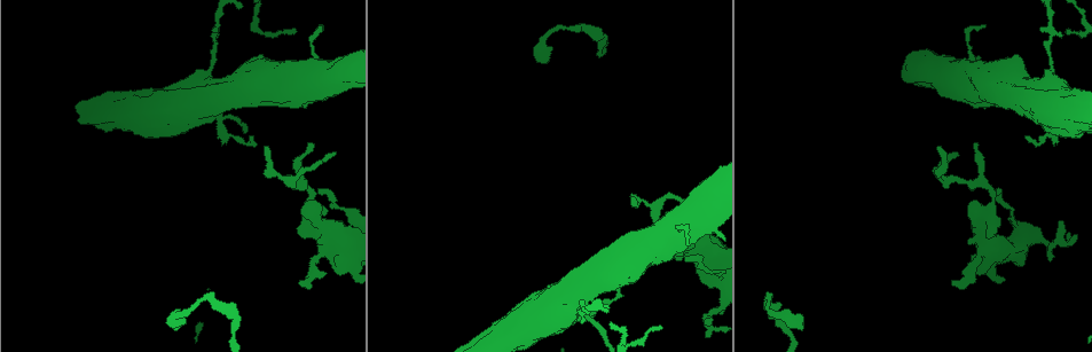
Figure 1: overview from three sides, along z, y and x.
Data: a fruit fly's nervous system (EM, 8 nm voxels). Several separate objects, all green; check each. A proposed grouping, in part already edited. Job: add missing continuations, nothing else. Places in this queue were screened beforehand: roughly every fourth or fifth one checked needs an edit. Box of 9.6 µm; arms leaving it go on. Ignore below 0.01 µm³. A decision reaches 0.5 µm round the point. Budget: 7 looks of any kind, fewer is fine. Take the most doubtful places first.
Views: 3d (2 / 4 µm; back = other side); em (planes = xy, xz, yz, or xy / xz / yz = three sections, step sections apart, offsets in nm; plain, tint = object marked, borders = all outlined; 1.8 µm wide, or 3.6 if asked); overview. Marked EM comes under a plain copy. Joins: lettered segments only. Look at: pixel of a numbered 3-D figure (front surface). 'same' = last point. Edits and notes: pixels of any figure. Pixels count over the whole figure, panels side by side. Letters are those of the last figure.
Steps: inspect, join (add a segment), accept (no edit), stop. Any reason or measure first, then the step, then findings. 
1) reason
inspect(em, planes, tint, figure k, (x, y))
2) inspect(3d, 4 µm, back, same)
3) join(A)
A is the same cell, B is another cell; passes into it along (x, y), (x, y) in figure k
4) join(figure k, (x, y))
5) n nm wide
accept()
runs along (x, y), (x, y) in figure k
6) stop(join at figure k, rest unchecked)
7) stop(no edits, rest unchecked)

an open end
inspect(3d, 4 µm, figure 1, (937, 147))

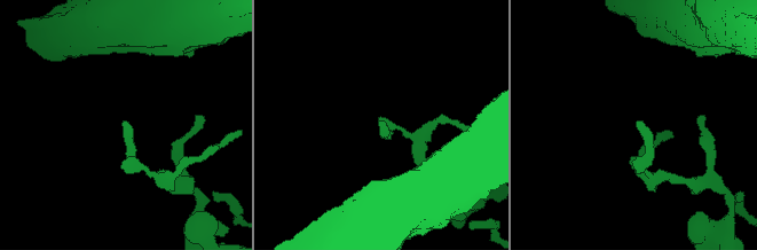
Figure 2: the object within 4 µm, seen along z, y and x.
inspect(em, yz, step 4, borders, figure 2, (380, 122))

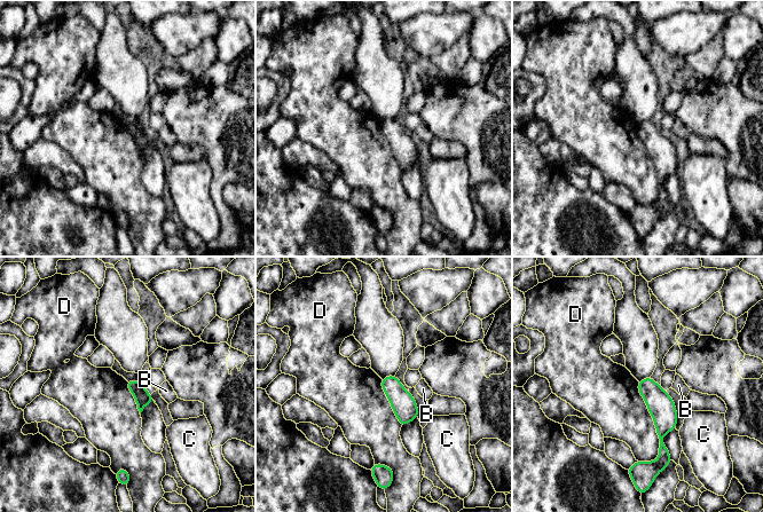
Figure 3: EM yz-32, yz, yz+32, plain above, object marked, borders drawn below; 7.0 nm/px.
accept()
B, C and D are other cells; border along (637, 381), (658, 436), (655, 462) in figure 3; none of them fits

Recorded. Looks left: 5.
thick turns thin
inspect(em, xz, step 16, tint, figure 1, (176, 318))

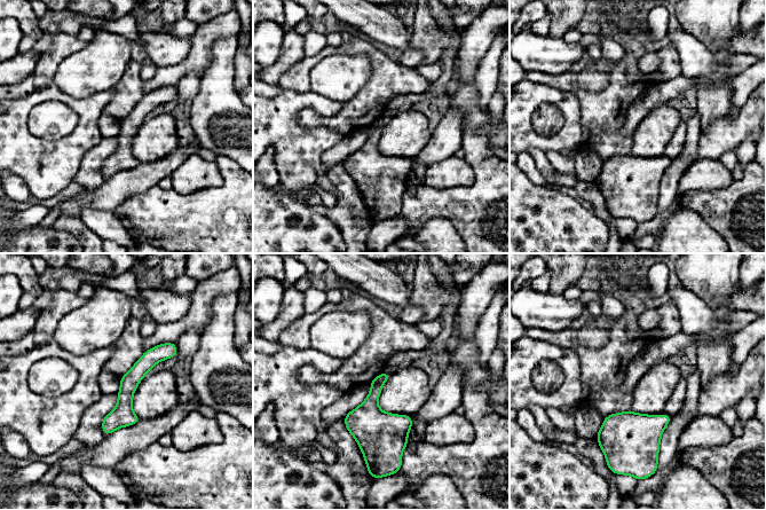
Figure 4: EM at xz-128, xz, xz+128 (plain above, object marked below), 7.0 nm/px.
inspect(em, xz, step 16, borders, same)

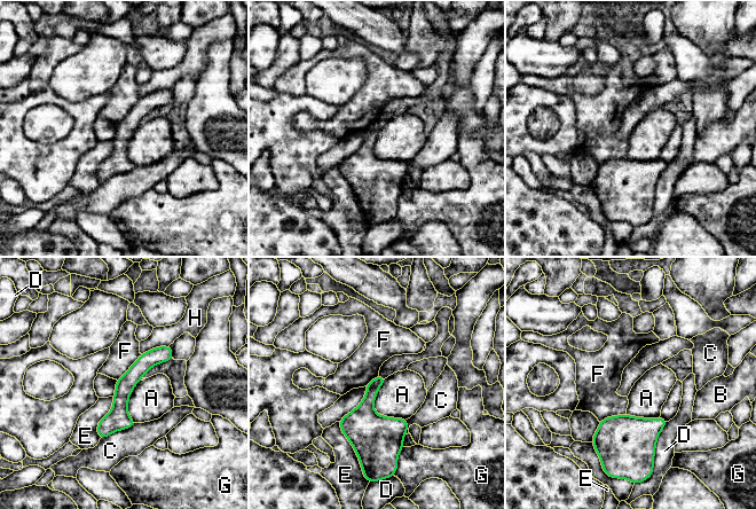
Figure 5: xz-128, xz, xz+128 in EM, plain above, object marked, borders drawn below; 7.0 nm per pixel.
A touches over 320 nm
accept()
A, B, C, D, E, F, G and H are other cells; runs along (168, 350), (126, 383), (102, 435) in figure 5; no lettered segment goes on from it

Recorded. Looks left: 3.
thin end
inspect(em, xz, step 8, borders, figure 1, (985, 27))

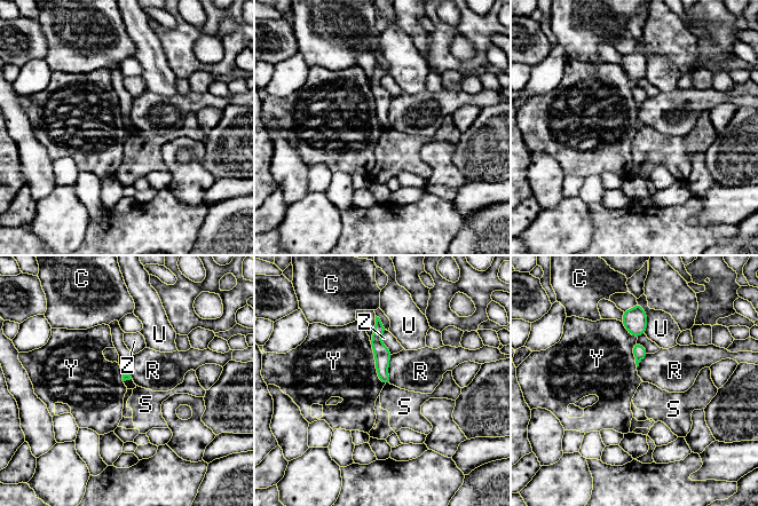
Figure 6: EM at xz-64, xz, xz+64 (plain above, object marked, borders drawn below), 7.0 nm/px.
inspect(em, planes, borders, same)

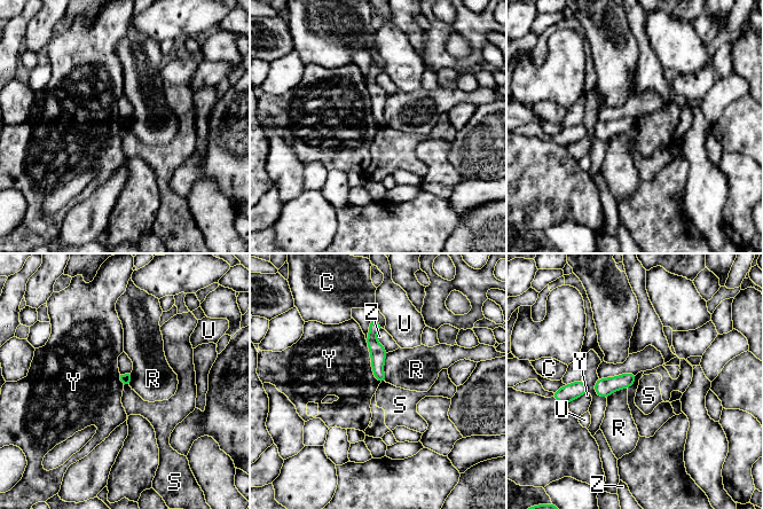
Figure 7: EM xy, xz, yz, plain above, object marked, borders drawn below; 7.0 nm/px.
accept()
C, R, S, U, Y and Z are other cells; border along (366, 339), (371, 372), (379, 383) in figure 7; no lettered segment goes on from it

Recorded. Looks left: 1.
stop(no edits, rest unchecked)

